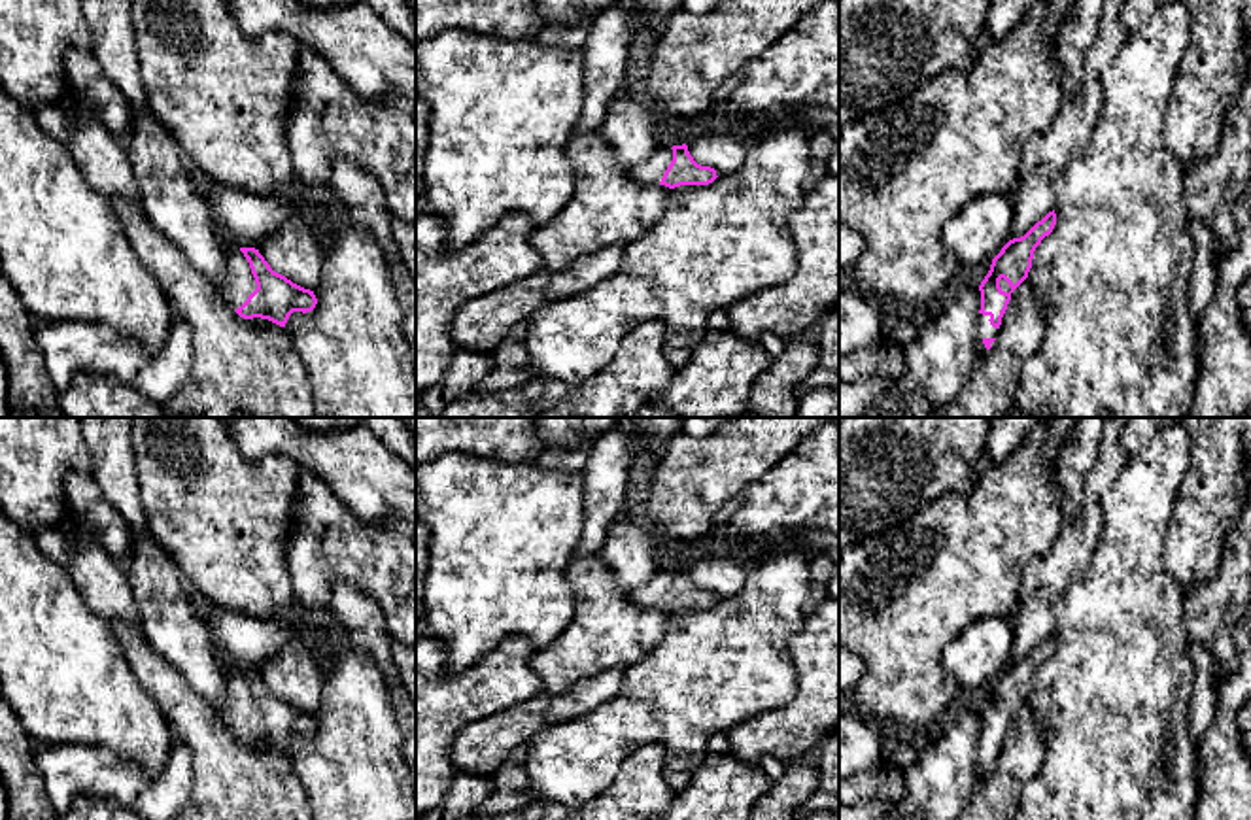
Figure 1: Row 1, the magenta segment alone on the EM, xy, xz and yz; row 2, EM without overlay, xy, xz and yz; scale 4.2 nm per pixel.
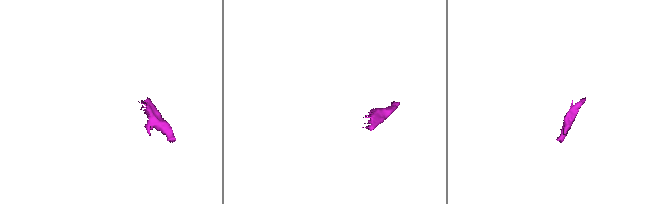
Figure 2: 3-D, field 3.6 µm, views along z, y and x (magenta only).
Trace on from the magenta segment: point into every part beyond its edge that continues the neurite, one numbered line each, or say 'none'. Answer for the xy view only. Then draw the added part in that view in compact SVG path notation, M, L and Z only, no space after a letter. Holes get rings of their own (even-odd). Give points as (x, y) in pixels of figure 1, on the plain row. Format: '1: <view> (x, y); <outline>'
1: xy (239, 705); M225 667L225 695L219 710L227 727L236 733L257 712L249 686L238 669Z

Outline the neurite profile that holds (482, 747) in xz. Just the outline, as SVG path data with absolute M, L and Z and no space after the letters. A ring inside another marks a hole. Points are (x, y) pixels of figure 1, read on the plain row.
M608 669L576 682L567 692L544 690L518 707L471 722L455 735L450 760L459 773L491 775L539 731L582 718L612 701L622 682L624 671Z

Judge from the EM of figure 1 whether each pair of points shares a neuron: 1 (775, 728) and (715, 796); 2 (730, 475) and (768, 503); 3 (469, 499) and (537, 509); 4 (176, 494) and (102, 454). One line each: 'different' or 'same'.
1: different
2: different
3: same
4: different

